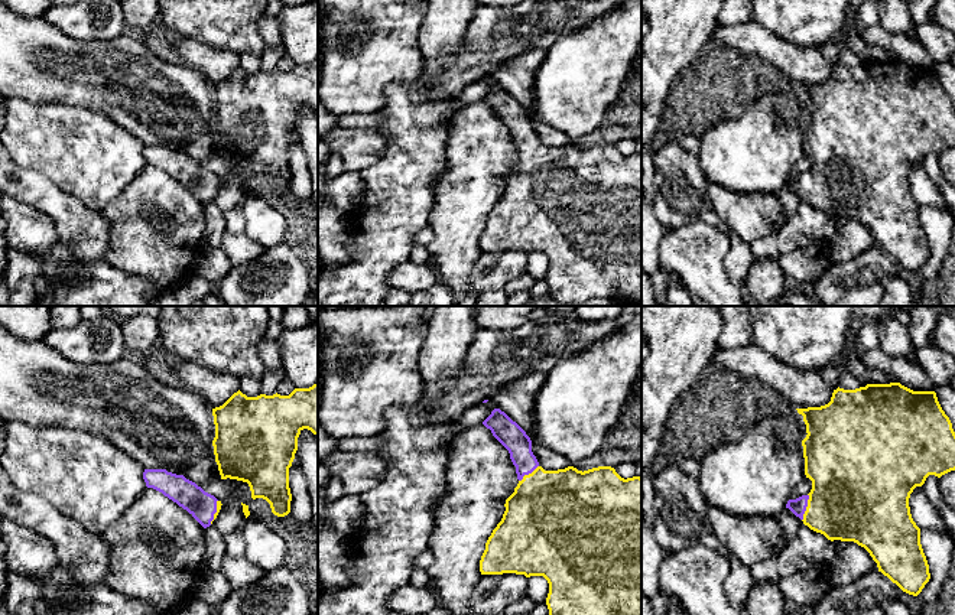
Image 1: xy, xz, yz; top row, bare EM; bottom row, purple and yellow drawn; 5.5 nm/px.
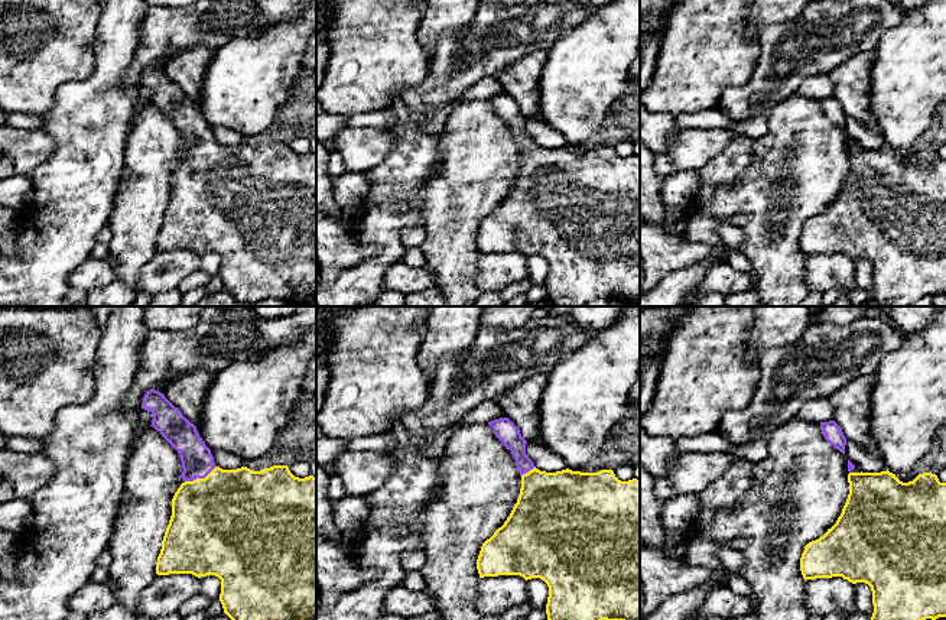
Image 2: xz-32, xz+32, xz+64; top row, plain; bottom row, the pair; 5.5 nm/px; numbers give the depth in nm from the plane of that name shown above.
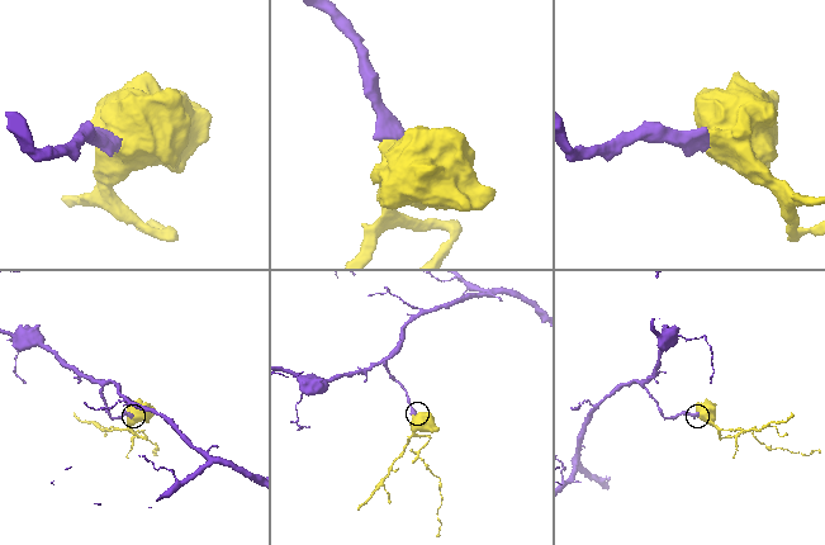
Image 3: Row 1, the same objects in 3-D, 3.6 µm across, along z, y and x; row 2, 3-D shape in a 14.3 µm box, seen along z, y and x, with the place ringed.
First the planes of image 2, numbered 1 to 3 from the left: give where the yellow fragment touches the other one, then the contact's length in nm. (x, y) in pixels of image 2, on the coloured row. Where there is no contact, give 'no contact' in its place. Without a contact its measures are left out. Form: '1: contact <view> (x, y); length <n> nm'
1: contact xz-32 (200, 477); length 200 nm
2: contact xz+32 (527, 471); length 100 nm
3: no contact

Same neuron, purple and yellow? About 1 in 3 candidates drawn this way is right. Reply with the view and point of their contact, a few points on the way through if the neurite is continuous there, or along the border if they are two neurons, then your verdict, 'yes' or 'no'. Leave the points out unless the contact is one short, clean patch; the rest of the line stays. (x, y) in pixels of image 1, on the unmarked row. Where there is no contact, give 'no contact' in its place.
yz (806, 182) | across yz (798, 184), (806, 182), (850, 176) | yes

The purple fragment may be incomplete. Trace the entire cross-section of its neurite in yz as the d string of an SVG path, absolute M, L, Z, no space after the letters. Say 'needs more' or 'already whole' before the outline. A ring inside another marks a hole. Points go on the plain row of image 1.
needs more; M900 59L867 61L855 66L837 65L831 78L821 84L796 85L803 92L806 114L802 117L805 152L812 157L808 172L789 176L789 185L811 206L828 217L854 218L864 224L903 269L917 273L930 256L920 221L920 205L912 195L909 175L929 152L941 154L955 147L955 108L935 68L913 68Z

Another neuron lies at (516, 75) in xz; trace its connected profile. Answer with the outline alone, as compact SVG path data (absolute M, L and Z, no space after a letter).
M529 49L500 64L491 78L516 98L530 114L533 105L535 75L545 59L545 49Z

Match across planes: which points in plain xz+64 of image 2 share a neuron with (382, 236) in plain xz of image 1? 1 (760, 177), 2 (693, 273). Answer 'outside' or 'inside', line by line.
1: outside
2: inside

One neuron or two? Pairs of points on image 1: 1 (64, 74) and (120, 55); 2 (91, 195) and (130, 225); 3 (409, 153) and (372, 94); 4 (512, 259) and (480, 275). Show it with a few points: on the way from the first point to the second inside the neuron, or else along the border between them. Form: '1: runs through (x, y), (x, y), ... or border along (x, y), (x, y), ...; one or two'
1: runs through (78, 74), (101, 74), (106, 70); one
2: border along (129, 182), (101, 211); two
3: border along (400, 81), (386, 88), (383, 107), (377, 113); two
4: runs through (504, 266), (487, 275); one

